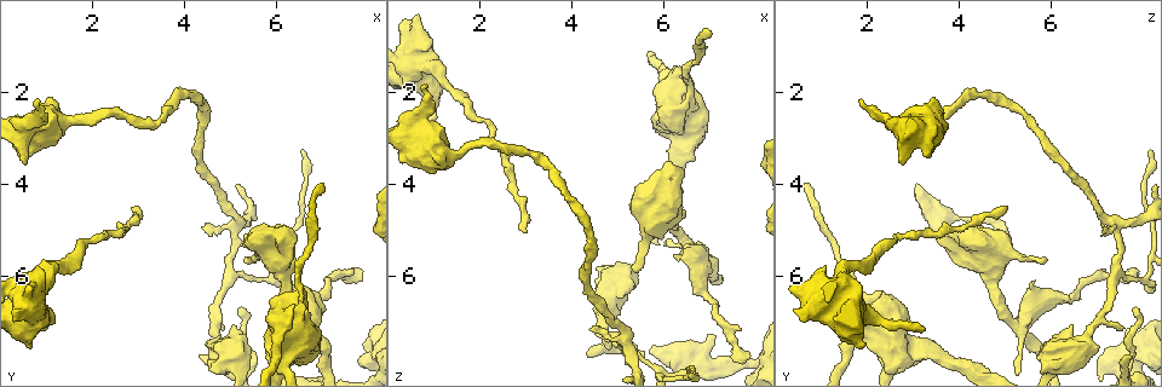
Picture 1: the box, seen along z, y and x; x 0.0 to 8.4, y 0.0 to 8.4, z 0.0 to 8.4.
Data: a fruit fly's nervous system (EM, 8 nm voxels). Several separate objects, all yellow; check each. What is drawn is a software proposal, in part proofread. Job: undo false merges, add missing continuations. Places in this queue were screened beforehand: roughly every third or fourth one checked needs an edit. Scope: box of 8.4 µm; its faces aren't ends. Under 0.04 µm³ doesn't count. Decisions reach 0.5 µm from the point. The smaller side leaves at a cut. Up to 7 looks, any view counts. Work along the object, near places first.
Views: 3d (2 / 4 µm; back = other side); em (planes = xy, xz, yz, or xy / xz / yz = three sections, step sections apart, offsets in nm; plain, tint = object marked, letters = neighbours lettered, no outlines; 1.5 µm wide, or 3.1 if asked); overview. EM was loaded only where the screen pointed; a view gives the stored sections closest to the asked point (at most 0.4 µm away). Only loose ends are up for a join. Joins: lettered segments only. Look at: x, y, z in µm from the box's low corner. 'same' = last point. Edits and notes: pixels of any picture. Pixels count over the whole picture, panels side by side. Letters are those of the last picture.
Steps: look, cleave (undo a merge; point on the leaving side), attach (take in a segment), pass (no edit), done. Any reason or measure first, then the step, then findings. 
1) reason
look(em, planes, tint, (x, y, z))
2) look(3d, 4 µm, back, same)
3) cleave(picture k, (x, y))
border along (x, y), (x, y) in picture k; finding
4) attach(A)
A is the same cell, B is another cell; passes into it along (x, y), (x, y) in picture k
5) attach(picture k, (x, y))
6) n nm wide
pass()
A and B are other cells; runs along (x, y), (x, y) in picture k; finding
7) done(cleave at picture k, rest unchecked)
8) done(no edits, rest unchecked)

thin end
look(3d, 2 µm, (7.80, 5.90, 7.85))

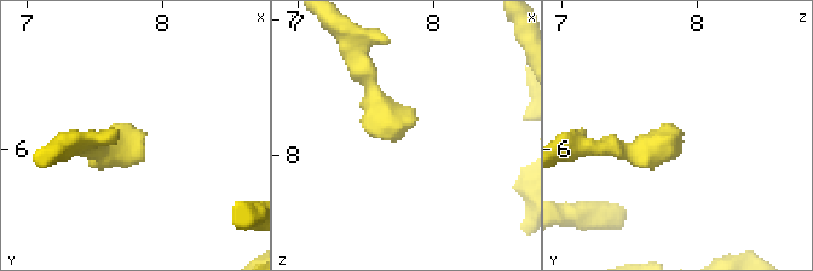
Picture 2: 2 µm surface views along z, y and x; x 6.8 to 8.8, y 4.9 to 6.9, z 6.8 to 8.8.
need the tissue
look(em, xz, step 4, letters, (7.76, 5.88, 7.84))

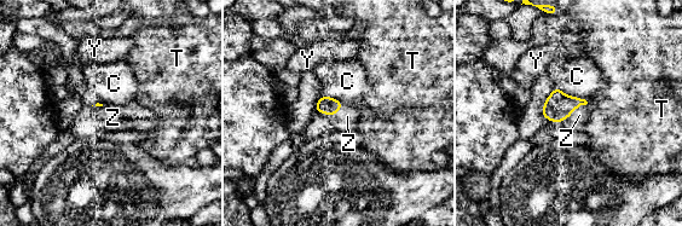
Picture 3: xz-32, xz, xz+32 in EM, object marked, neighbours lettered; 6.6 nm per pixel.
attach(Z)
Z is the same cell, C, T and Y are other cells; the cell continues

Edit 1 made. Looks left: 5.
look(overview)

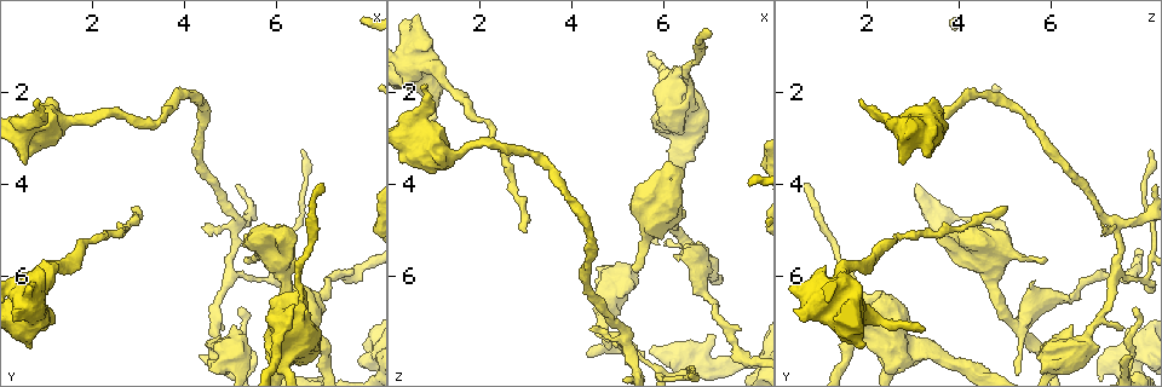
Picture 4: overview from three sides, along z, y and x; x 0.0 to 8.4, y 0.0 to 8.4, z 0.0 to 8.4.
abrupt turn
look(3d, 4 µm, (6.55, 7.00, 5.30))

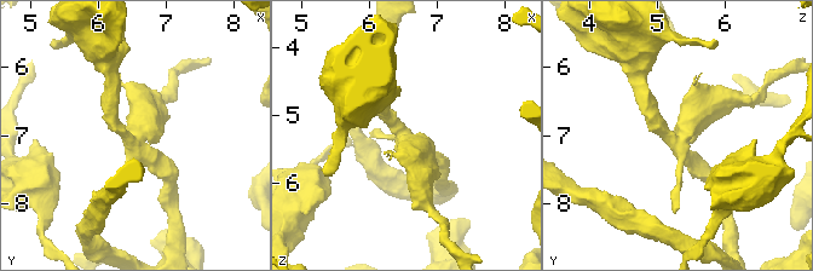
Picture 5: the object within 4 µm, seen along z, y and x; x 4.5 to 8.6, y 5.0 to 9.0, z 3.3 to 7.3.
look(em, planes, tint, (6.50, 7.05, 5.30))

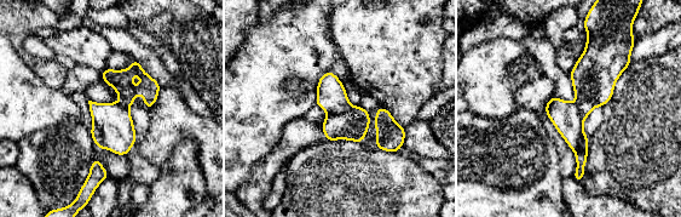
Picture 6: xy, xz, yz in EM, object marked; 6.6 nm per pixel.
what lies round it
look(em, planes, letters, same)

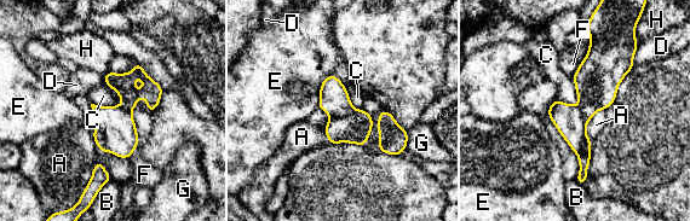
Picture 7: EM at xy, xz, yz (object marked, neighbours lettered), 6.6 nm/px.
cleave(picture 7, (99, 139))
A, B, C, D, E, F, G and H are other cells; border along (96, 126), (102, 133), (108, 149) in picture 7; a second cell is stuck on

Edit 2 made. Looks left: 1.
done(attach at picture 3, cleave at picture 7, rest unchecked)

